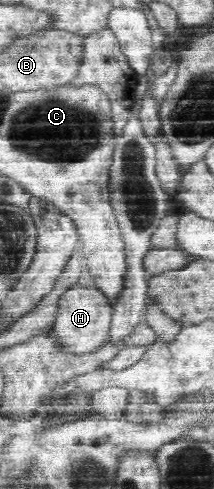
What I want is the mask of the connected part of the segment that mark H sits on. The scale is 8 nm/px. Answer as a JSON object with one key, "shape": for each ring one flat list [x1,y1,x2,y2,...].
{"shape":[[83,280,76,283,58,298,57,307,53,331,60,337,61,342,74,348,75,352,92,352,109,336,113,318,112,300,95,285]]}

